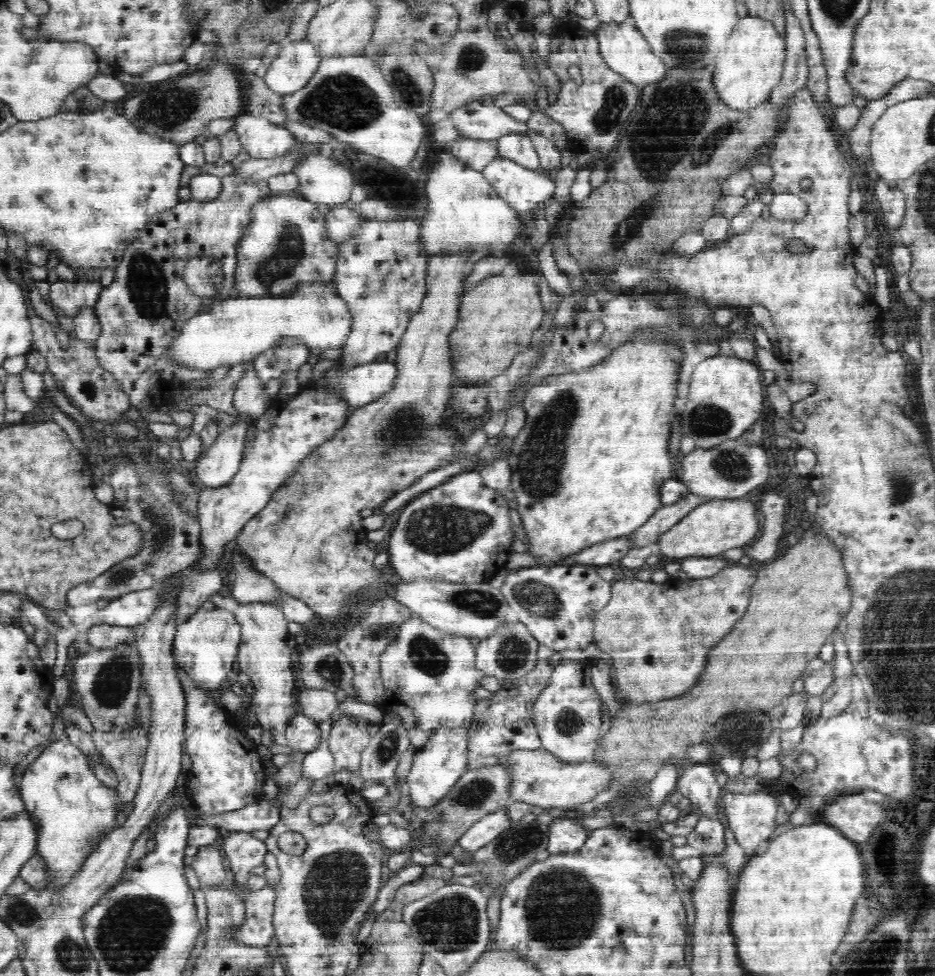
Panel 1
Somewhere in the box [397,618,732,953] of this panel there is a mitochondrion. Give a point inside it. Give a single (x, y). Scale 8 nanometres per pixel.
(424, 652)

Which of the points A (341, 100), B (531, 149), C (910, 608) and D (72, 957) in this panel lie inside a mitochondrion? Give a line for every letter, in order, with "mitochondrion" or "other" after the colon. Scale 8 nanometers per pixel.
A: mitochondrion
B: other
C: mitochondrion
D: mitochondrion

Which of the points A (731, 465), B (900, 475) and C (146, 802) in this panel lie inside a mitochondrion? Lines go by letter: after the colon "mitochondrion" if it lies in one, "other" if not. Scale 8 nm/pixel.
A: mitochondrion
B: mitochondrion
C: other

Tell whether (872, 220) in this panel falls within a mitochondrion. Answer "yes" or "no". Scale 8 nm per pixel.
no

